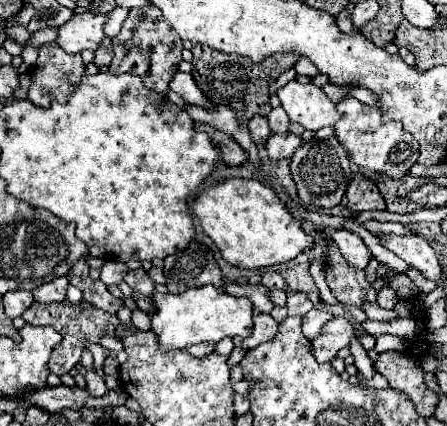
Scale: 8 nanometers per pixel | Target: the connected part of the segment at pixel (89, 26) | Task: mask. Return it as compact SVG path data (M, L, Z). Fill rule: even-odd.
M91 12L73 14L71 20L67 20L61 28L57 28L55 44L63 48L67 54L97 50L99 42L105 38L103 32L105 18L107 18L105 14L91 14Z

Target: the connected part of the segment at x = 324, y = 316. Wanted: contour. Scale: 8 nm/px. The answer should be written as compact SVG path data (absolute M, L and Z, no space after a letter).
M313 308L313 310L309 310L307 314L305 314L305 320L303 320L303 334L309 334L309 340L313 340L315 336L319 336L319 332L321 332L321 328L323 328L323 324L327 322L327 320L331 320L333 316L329 314L329 312L325 312L325 310L317 310L317 308Z

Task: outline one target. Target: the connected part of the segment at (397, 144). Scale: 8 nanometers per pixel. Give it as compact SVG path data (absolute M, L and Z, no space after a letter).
M345 96L337 104L337 110L343 114L343 118L335 124L335 134L357 166L387 174L389 178L401 178L417 162L419 144L409 132L403 130L401 122L383 122L381 112L375 106L367 106L353 96Z

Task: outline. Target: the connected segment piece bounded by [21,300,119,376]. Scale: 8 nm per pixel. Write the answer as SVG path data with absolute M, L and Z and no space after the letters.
M33 302L31 308L27 308L21 316L27 324L43 324L43 326L53 326L63 340L55 346L55 352L51 354L49 360L49 370L57 376L67 374L71 368L75 368L81 360L81 352L83 346L89 342L99 342L101 336L115 336L115 328L119 326L119 318L115 314L109 314L105 310L95 308L89 302L79 302L79 304L71 304L71 302L61 302L61 304L39 304Z

